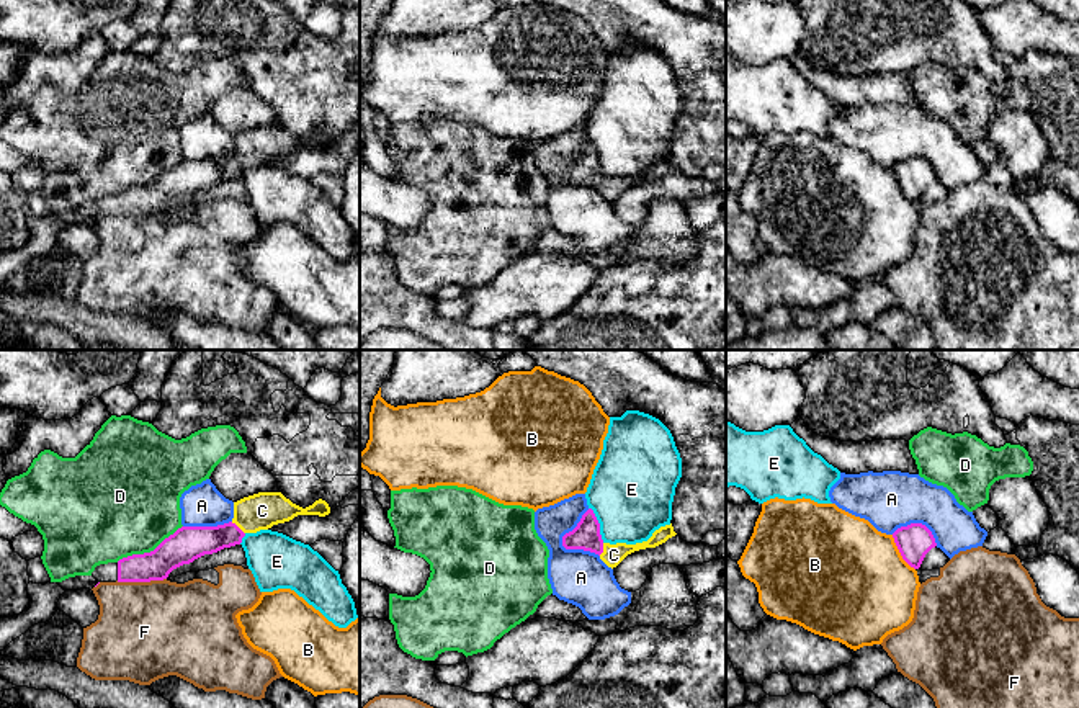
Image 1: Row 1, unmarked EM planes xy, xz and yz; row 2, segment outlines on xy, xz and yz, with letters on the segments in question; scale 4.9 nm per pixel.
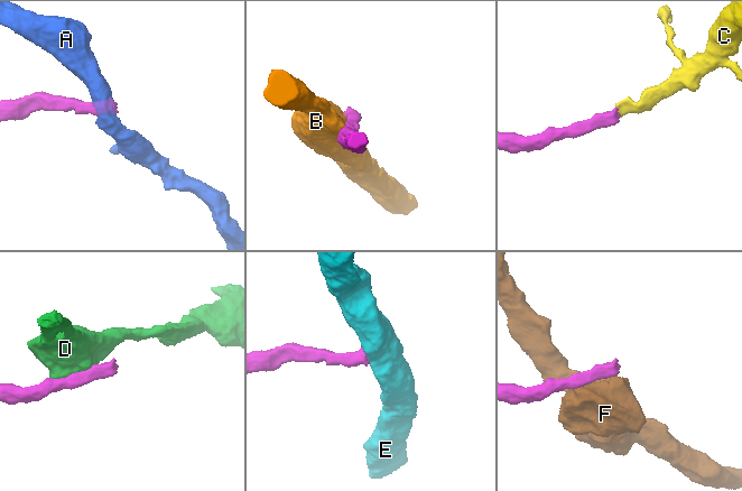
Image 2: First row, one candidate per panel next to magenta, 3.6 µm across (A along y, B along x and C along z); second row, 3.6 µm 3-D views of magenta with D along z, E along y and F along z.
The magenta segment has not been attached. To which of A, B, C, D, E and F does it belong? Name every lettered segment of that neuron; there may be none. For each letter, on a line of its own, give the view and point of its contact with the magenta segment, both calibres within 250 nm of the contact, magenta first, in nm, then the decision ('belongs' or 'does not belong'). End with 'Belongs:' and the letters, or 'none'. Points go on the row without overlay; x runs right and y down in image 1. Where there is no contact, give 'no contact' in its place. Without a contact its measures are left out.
A: xz (563, 179) | 140/280 nm | does not belong
B: yz (899, 185) | 170/500 nm | does not belong
C: xy (237, 161) | 160/180 nm | belongs
D: xy (151, 185) | 170/480 nm | does not belong
E: xz (599, 159) | 140/420 nm | does not belong
F: xy (141, 215) | 160/480 nm | does not belong
Belongs: C

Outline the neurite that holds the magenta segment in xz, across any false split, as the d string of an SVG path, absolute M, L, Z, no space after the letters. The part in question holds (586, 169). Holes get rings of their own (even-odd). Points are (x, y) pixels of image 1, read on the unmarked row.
M589 142L582 149L577 160L562 170L562 180L566 183L584 183L584 185L595 186L608 201L613 203L628 188L646 181L656 181L675 168L677 167L674 165L674 160L670 157L656 164L647 175L636 177L636 178L626 178L626 177L610 178L602 173L600 157L593 144Z

